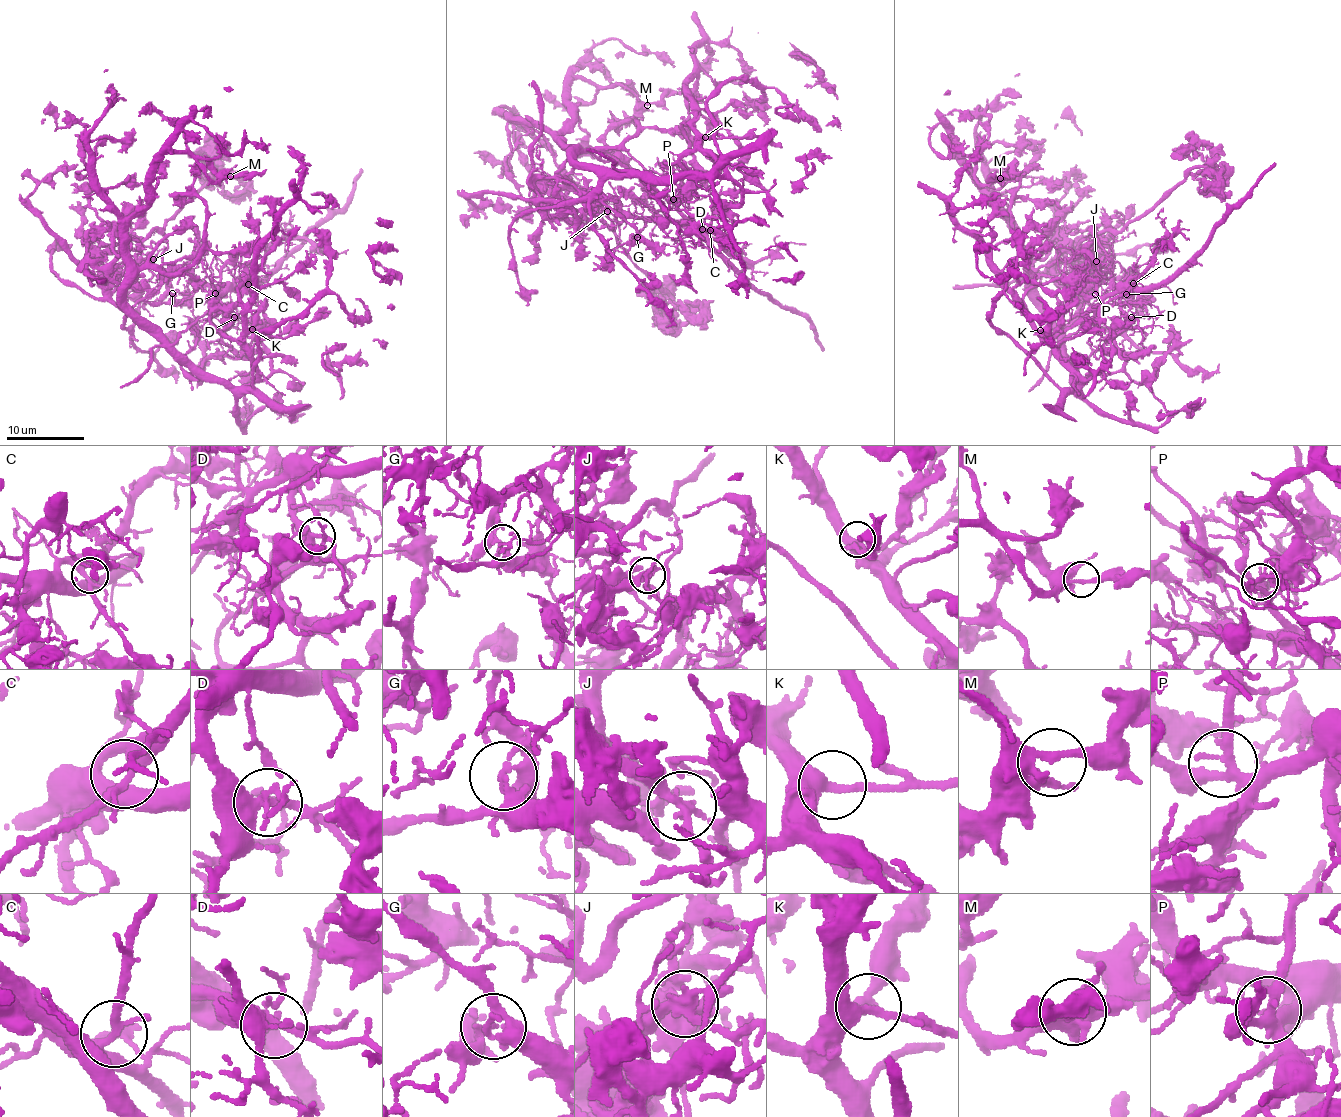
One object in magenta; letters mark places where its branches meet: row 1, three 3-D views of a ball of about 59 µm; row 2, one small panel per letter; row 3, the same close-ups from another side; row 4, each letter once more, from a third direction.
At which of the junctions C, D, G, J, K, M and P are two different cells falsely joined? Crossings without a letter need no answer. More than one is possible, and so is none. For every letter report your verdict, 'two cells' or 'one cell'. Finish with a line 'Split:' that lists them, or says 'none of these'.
C: one cell
D: one cell
G: two cells
J: two cells
K: one cell
M: one cell
P: one cell
Split: G, J

